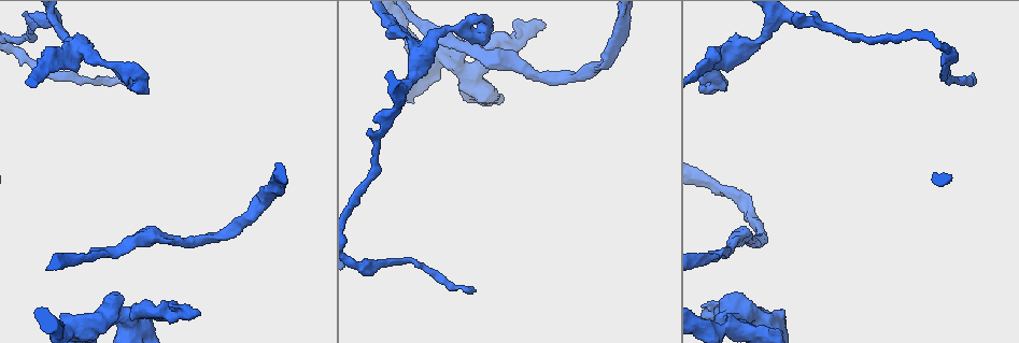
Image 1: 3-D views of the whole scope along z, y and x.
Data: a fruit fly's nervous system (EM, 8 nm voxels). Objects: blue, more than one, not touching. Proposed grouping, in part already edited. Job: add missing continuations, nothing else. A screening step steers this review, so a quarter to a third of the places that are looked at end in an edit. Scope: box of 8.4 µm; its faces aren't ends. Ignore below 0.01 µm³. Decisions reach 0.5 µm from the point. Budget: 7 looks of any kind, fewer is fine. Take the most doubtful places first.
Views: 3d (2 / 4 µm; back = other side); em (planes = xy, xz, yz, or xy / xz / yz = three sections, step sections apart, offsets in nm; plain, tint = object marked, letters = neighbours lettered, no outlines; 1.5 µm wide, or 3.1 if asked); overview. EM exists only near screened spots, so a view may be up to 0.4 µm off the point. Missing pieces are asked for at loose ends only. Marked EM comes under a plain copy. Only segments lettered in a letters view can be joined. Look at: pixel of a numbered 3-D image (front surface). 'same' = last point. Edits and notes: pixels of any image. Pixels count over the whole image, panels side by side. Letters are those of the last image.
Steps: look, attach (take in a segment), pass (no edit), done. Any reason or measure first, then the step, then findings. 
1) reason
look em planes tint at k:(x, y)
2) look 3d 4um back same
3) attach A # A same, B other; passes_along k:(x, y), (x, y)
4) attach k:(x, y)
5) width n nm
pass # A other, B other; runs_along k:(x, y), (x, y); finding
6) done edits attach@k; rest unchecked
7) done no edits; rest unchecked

branch stops here
look em xz step 4 letters at 1:(543, 24)

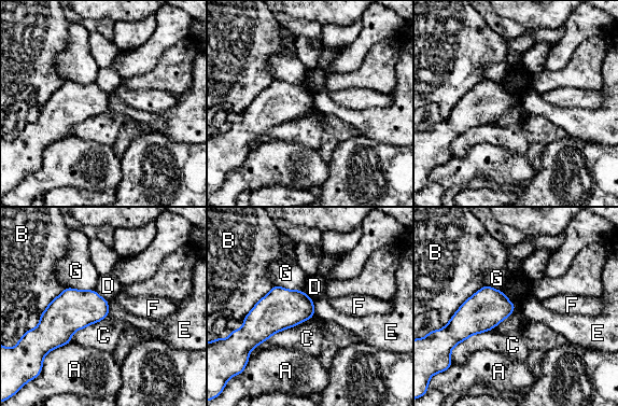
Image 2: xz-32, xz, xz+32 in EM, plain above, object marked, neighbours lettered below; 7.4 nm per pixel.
another direction
look em planes letters same

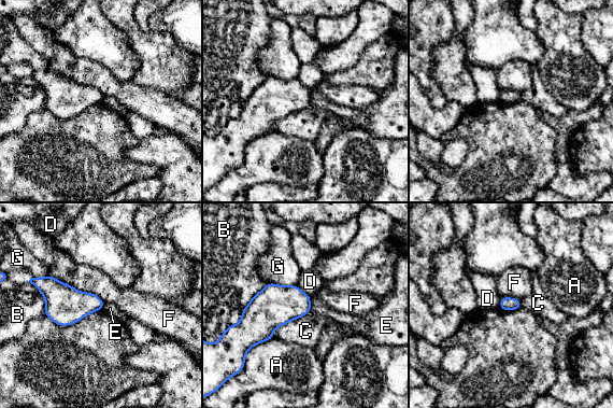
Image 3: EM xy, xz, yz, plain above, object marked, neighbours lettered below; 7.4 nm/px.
pass # A other, B other, C other, D other, E other, F other, G other; border 3:(310, 299), (311, 310); no lettered segment goes on from it

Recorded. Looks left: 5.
branch stops here
look 3d 2um back at 1:(491, 17)

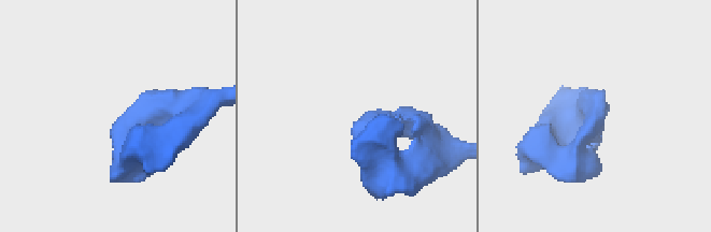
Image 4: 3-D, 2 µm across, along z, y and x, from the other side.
look em planes letters at 4:(593, 120)

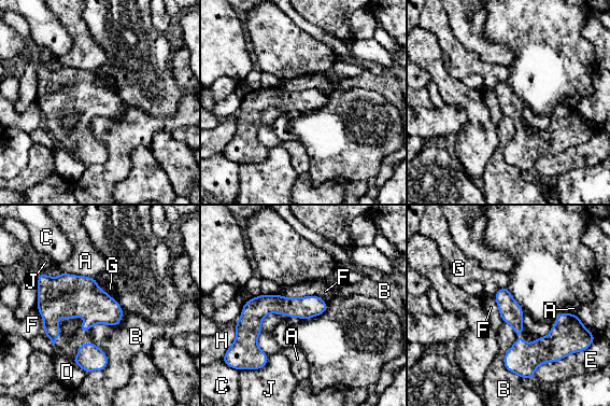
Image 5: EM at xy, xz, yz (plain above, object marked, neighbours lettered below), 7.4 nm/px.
width 160 nm; longest_contact F 400 nm
pass # A other, B other, C other, D other, E other, F other, G other, H other, J other; none of them fits

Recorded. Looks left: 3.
an open end
look em xz step 4 tint at 1:(707, 49)

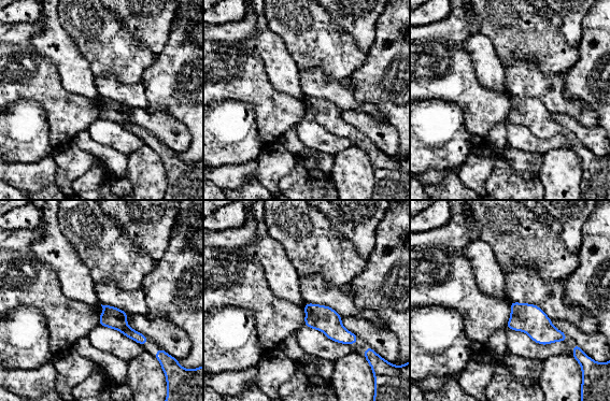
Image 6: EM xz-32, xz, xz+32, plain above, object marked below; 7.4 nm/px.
another direction
look em planes letters same

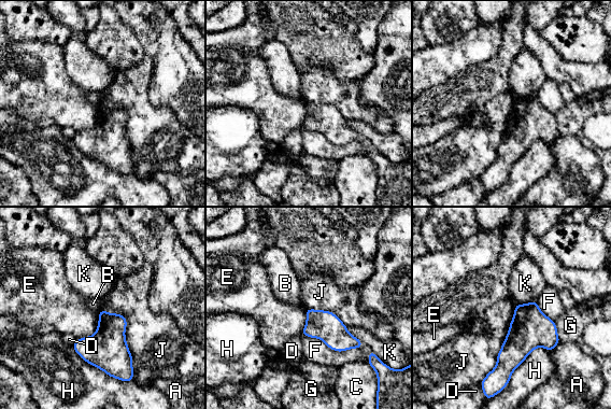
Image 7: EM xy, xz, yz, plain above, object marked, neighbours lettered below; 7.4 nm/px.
pass # A other, B other, C other, D other, E other, F other, G other, H other, J other, K other; border 7:(100, 309), (126, 320), (133, 378); no lettered segment goes on from it

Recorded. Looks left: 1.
done no edits; rest unchecked

